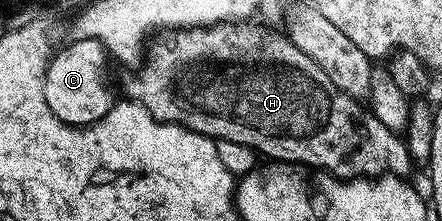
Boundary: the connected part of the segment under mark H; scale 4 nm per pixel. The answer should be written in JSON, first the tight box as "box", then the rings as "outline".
{"box":[126,22,413,180],"outline":[[[232,22],[212,24],[209,28],[167,30],[156,35],[150,41],[143,63],[130,73],[126,99],[145,106],[155,120],[164,124],[180,124],[216,142],[228,140],[243,148],[256,148],[271,162],[306,166],[345,180],[388,174],[410,177],[413,161],[406,143],[381,126],[375,116],[366,111],[355,112],[356,101],[333,86],[329,74],[309,54],[301,54],[290,38],[263,28],[258,28],[255,22]]]}

